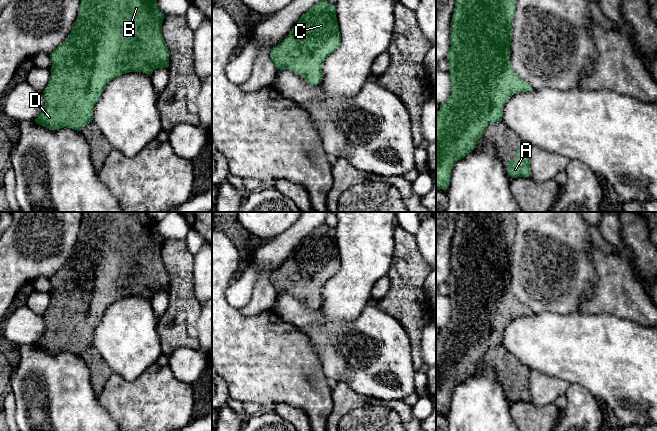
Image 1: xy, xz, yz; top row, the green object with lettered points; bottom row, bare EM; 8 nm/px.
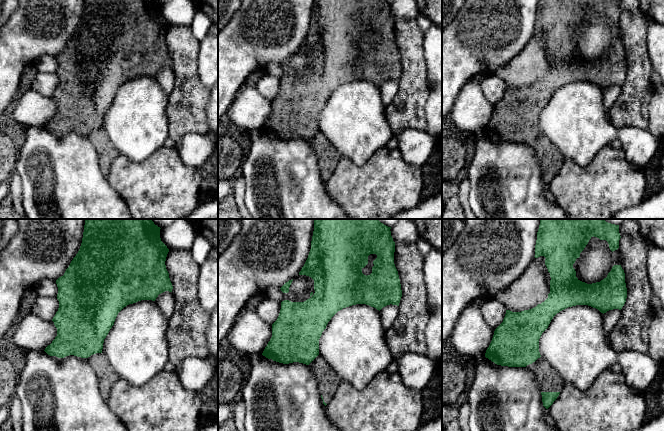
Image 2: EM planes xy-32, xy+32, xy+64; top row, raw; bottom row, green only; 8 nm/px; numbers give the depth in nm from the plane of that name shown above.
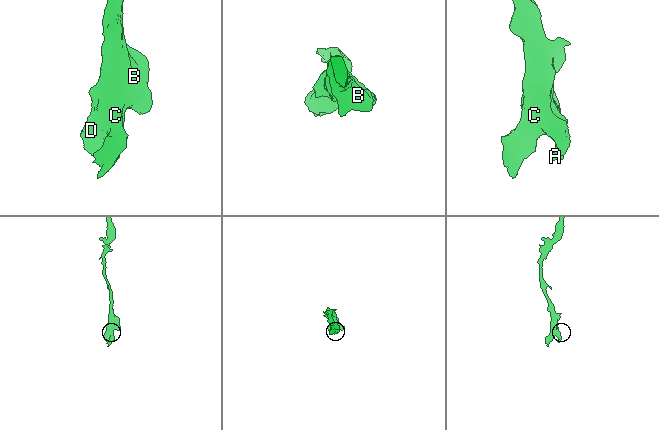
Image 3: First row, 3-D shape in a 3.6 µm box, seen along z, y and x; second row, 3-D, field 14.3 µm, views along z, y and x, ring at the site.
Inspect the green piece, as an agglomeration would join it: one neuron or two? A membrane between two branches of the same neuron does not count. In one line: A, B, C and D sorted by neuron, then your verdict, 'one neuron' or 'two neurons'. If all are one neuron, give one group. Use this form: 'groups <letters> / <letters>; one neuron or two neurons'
groups A B C D; one neuron

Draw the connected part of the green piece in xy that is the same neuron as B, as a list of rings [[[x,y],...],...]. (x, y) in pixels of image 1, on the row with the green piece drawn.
[[[81,0],[77,21],[71,33],[50,54],[51,77],[43,91],[45,107],[35,122],[51,130],[69,127],[81,131],[92,122],[95,103],[111,80],[129,72],[143,72],[151,76],[157,68],[168,68],[169,52],[162,37],[164,17],[158,9],[157,0]]]

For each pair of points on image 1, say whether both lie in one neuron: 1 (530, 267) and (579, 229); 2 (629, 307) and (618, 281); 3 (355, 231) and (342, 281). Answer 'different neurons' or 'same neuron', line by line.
1: same neuron
2: same neuron
3: same neuron

